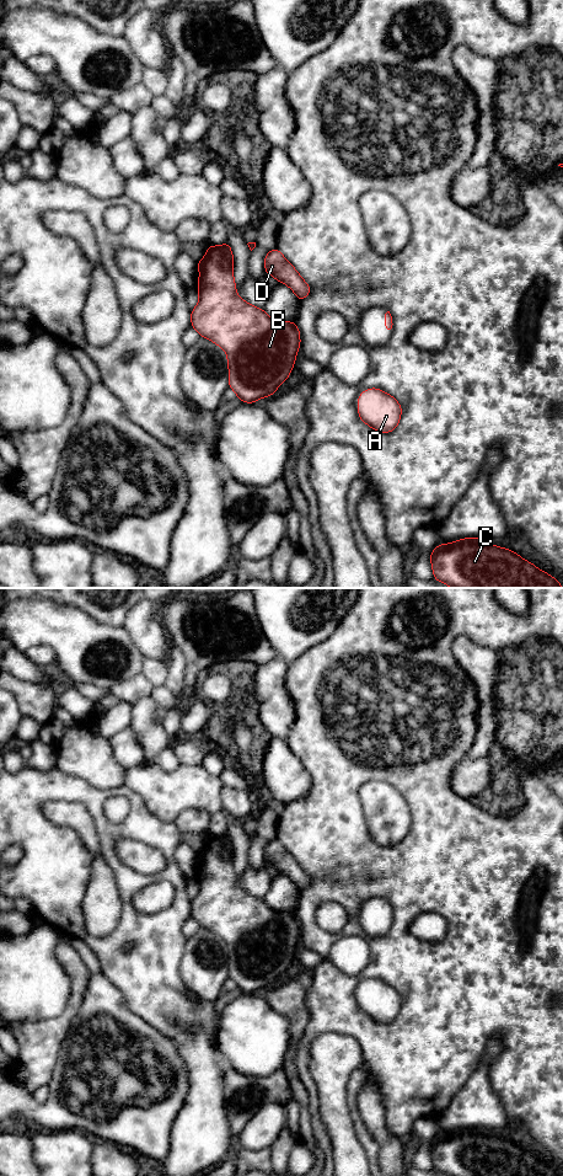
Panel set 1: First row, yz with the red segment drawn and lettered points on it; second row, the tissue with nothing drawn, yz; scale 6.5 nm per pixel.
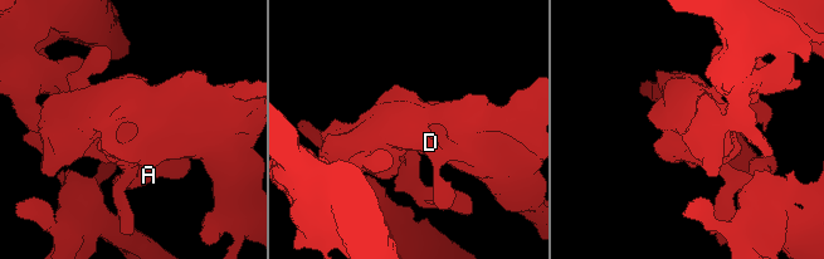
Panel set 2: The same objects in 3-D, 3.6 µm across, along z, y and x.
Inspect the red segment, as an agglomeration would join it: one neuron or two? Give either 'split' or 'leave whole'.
leave whole

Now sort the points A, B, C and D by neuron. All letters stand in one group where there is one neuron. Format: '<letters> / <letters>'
A B C D

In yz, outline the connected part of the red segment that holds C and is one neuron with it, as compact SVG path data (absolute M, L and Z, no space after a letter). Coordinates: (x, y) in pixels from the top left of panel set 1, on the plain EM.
M466 1128L438 1135L430 1144L434 1171L447 1176L561 1176L551 1165L541 1161L516 1143L489 1135L482 1128Z

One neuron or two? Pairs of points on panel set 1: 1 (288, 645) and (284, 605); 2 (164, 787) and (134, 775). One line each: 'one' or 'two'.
1: one
2: one

